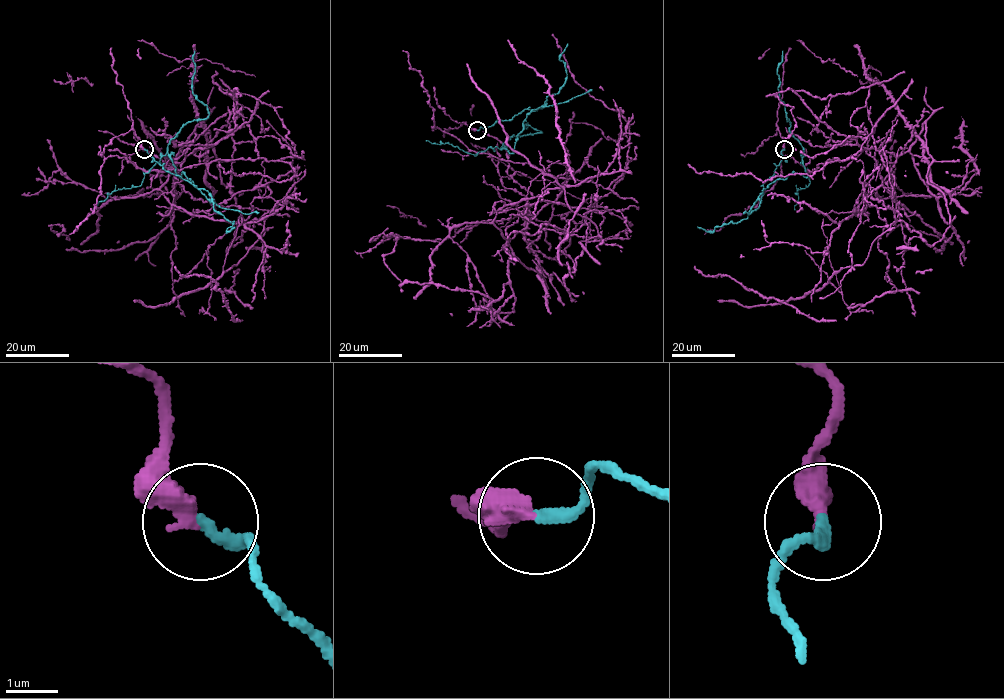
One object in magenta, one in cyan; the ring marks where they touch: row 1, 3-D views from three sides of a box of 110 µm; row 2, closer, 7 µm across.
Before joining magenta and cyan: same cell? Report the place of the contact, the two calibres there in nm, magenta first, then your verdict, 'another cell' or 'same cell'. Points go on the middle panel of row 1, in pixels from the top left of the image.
place (477, 130); calibres 440 and 240 nm; another cell

